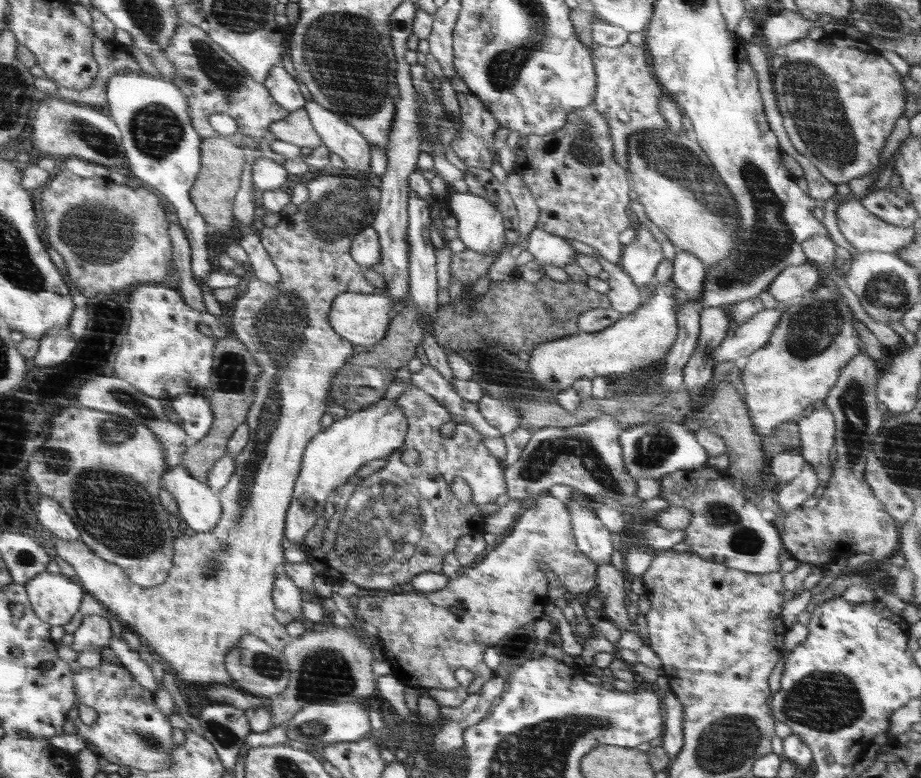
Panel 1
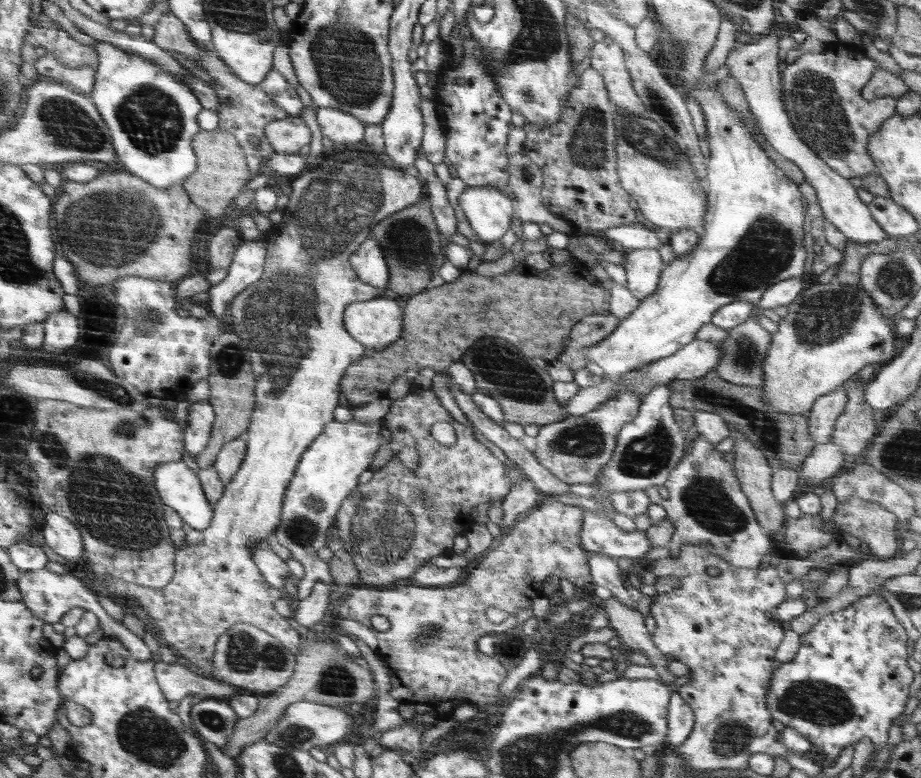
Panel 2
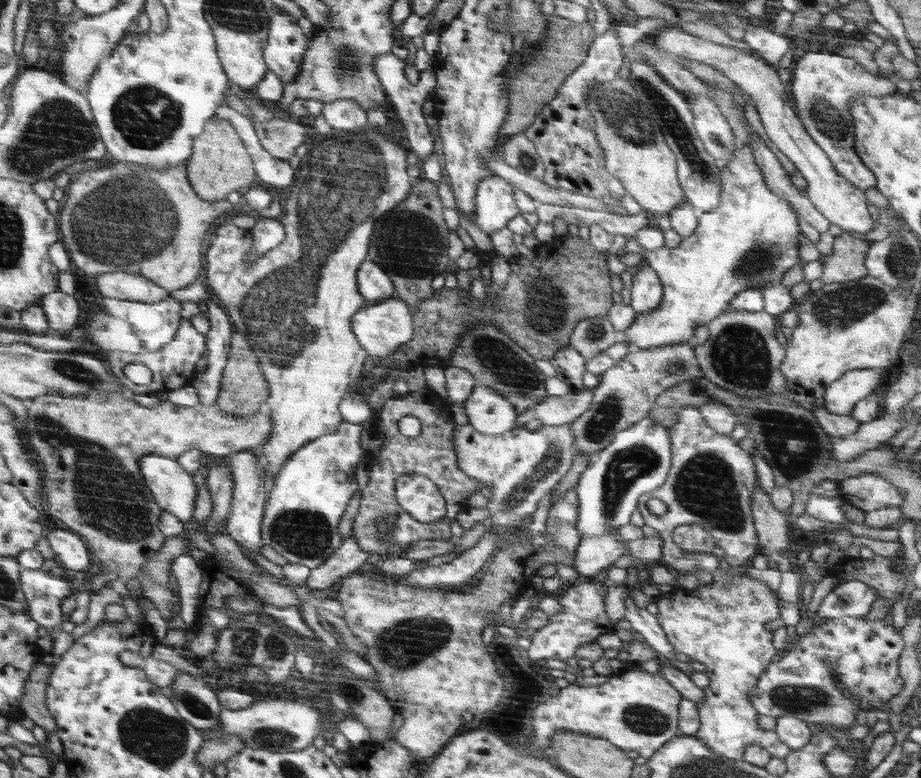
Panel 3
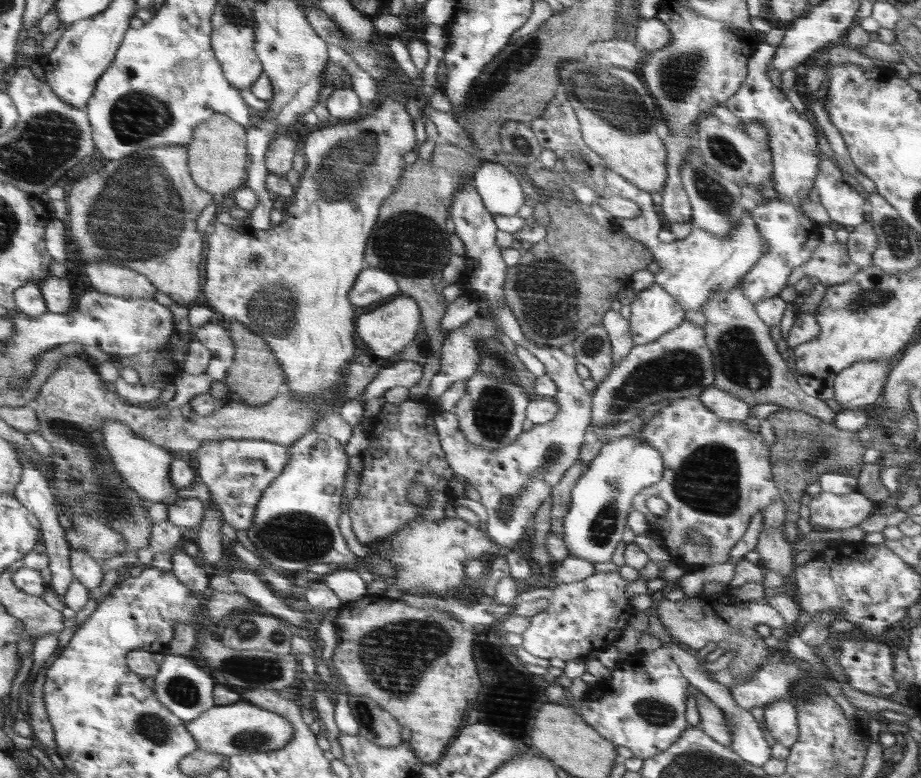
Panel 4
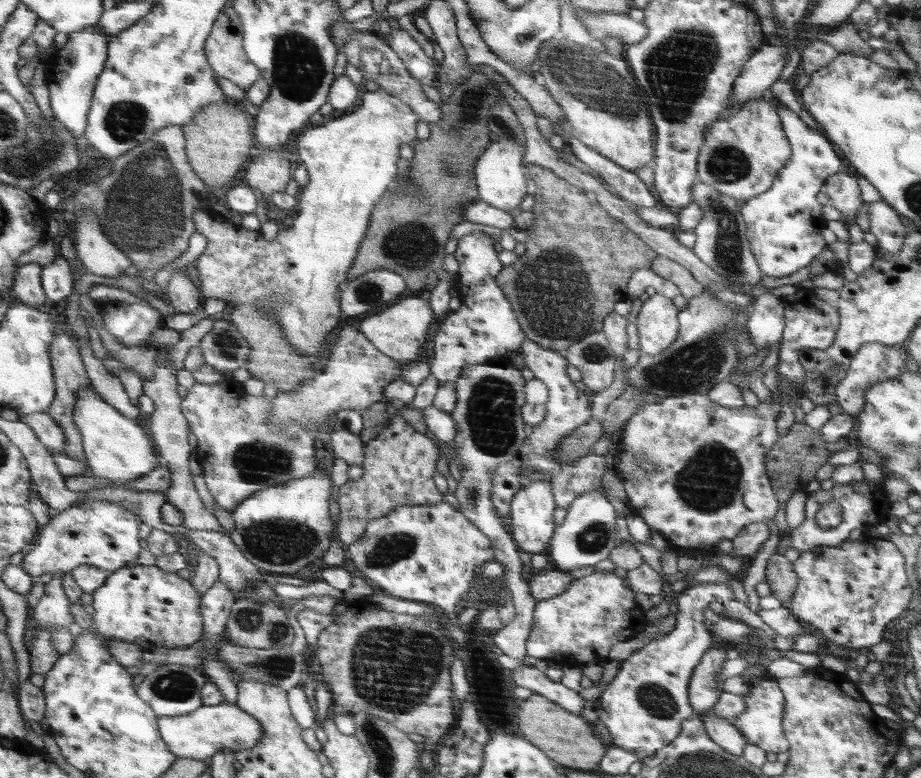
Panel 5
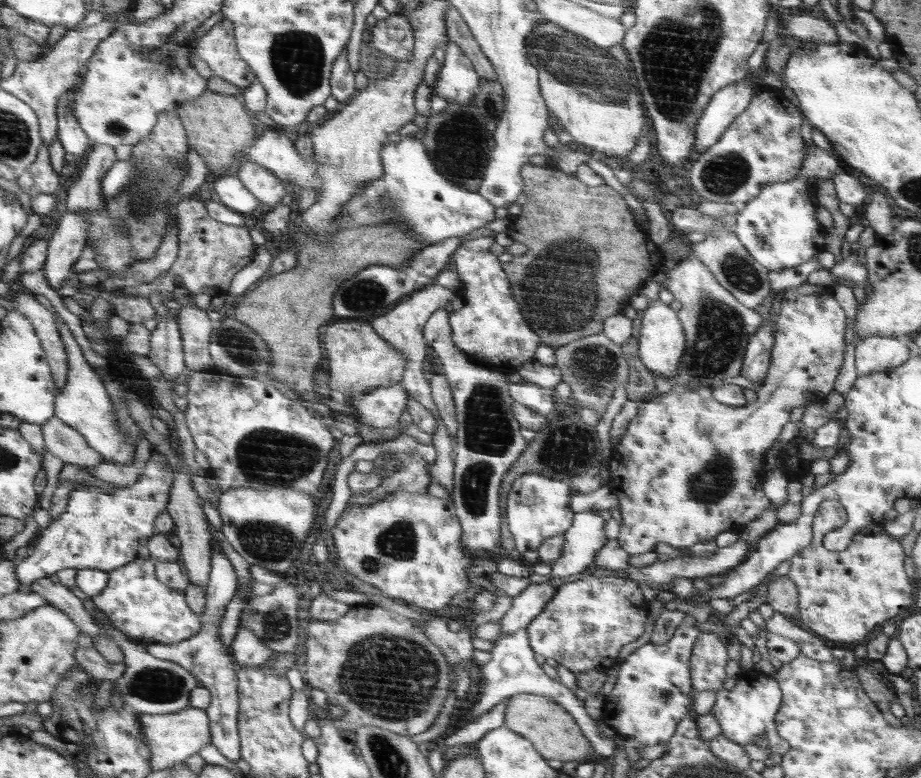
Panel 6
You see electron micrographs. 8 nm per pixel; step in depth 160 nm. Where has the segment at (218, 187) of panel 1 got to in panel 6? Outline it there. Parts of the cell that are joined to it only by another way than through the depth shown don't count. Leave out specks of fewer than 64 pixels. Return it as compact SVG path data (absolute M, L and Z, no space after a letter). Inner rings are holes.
M206 89L196 100L177 108L179 117L187 131L187 142L207 164L209 172L224 175L240 152L247 149L257 138L252 128L252 118L234 96L224 96Z

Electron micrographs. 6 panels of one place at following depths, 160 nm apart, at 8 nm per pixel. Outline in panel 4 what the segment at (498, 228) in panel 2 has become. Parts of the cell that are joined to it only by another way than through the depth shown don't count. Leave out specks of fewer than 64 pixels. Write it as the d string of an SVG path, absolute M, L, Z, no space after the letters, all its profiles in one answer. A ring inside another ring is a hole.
M482 163L473 173L472 181L493 215L514 216L525 204L518 178L500 163Z

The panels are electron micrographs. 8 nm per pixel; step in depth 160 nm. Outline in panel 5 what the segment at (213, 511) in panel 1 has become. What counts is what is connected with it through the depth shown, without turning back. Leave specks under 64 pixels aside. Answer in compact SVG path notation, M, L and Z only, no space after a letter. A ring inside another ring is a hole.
M82 390L75 408L75 421L82 431L87 462L93 468L91 474L113 480L115 483L129 483L146 476L158 466L154 450L150 452L150 440L137 420L128 418L102 395L94 390Z

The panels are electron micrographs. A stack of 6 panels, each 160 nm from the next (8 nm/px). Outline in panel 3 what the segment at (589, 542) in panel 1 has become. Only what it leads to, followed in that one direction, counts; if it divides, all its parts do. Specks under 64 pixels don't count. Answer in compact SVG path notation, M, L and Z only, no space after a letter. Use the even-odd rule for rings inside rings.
M631 595L625 600L625 618L630 627L642 635L643 640L655 649L655 652L665 656L669 660L676 658L677 650L667 641L658 619L646 609L636 607Z

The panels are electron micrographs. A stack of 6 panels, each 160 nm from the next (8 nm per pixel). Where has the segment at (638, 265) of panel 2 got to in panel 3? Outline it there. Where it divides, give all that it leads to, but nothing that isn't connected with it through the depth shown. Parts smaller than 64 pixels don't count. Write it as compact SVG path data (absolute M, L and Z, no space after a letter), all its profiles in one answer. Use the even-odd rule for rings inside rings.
M644 260L635 276L628 276L627 282L632 289L632 309L636 315L656 311L663 298L663 284L648 262Z

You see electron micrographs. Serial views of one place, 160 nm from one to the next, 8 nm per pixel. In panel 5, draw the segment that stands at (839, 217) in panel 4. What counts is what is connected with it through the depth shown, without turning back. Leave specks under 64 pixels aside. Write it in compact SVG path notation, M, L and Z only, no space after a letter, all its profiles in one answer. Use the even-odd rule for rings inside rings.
M848 168L829 176L821 186L821 191L830 197L830 204L847 216L848 220L856 217L856 212L860 210L860 189L856 178L848 176Z

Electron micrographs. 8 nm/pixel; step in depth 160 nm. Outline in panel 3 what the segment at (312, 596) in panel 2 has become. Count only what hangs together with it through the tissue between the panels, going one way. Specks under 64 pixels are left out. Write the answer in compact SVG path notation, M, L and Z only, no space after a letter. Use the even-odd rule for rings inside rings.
M348 535L344 538L343 545L339 546L322 565L311 569L304 584L311 590L330 588L346 575L355 572L367 560L369 554L361 549L352 535Z

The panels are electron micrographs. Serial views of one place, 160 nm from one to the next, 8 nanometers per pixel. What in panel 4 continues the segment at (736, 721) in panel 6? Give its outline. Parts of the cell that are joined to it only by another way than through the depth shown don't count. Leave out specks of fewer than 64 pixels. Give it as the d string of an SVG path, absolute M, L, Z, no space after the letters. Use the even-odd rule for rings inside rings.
M790 701L764 707L764 722L776 743L790 749L799 740L799 712Z

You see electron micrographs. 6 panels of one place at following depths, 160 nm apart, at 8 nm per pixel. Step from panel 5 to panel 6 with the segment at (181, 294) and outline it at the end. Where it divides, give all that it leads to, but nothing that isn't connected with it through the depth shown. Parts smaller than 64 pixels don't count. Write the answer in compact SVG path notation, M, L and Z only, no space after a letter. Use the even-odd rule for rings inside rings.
M190 306L182 307L175 315L183 338L183 352L188 370L200 372L213 369L213 360L209 353L213 328L207 312Z

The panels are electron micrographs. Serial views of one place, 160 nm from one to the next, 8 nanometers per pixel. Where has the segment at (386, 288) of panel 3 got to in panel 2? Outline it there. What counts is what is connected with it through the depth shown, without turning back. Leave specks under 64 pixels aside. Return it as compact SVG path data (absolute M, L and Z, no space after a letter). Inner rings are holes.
M368 238L356 251L356 256L352 255L351 265L358 272L360 281L386 294L389 280L388 265L384 251L380 249L374 238Z

